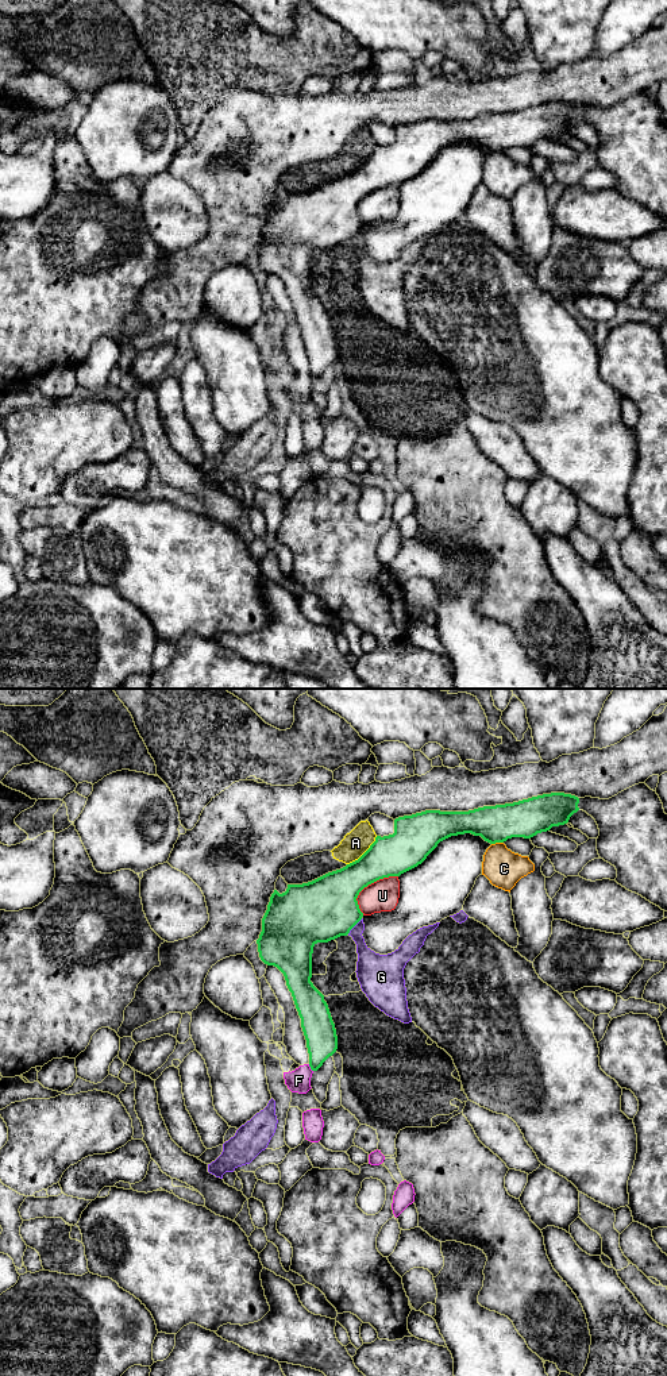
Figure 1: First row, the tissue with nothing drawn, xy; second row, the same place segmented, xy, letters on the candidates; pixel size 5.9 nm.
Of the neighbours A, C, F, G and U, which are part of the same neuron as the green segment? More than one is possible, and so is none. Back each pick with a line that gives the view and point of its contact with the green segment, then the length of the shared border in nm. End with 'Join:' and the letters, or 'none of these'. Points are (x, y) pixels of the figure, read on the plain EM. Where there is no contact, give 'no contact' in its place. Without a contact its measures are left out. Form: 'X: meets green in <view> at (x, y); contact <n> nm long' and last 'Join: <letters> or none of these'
Join: none of these

